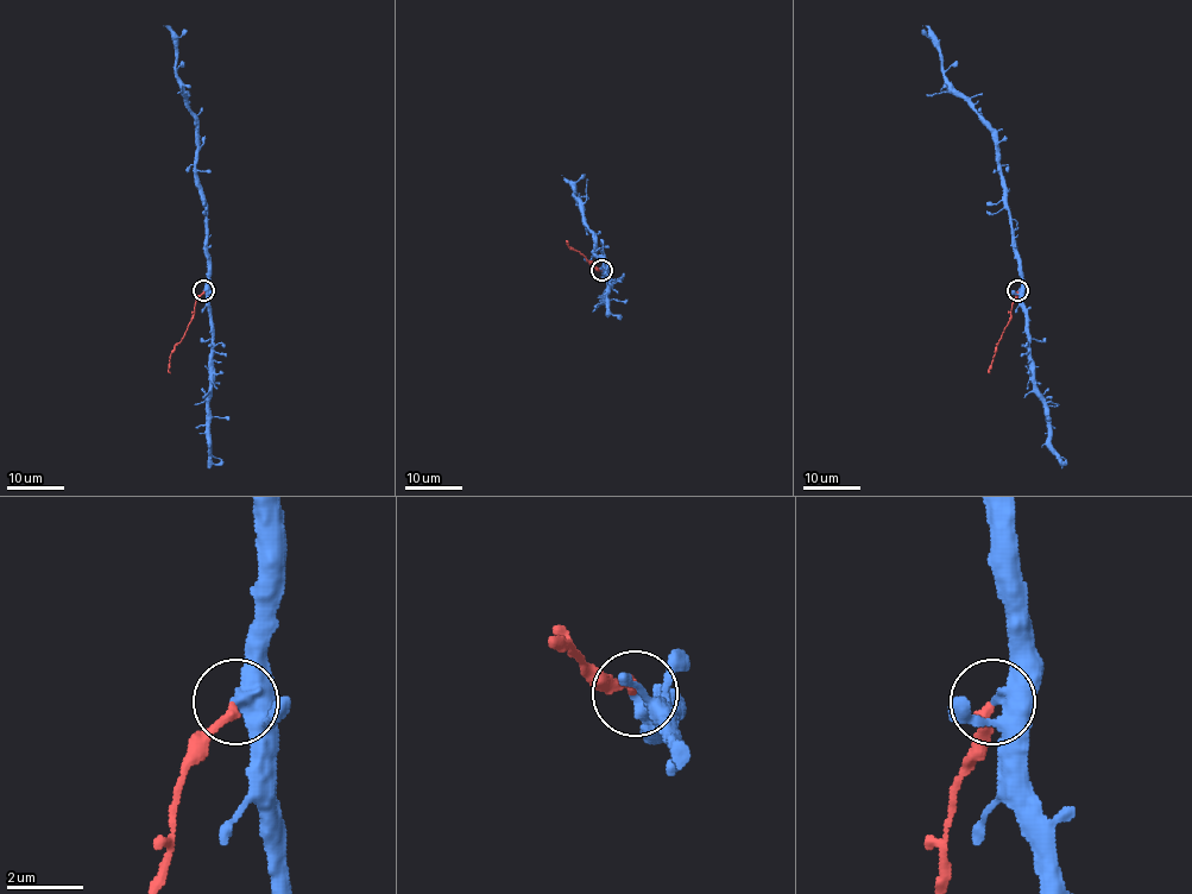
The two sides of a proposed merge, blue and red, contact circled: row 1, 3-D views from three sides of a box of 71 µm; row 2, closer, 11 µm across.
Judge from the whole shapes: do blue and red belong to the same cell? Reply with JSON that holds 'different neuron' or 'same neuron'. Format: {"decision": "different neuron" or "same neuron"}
{"decision": "different neuron"}

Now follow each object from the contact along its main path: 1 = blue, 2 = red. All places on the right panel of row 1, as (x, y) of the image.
1: (1019, 290), (1020, 255), (1000, 175), (997, 132), (952, 87), (945, 76), (939, 39), (922, 25)
2: (1019, 290), (988, 372)

